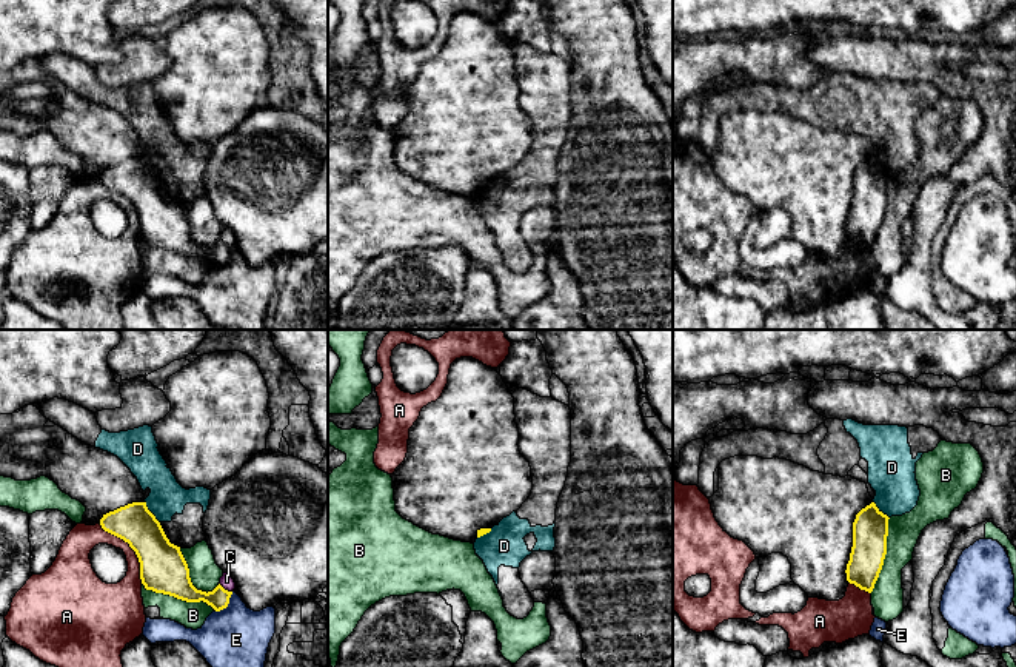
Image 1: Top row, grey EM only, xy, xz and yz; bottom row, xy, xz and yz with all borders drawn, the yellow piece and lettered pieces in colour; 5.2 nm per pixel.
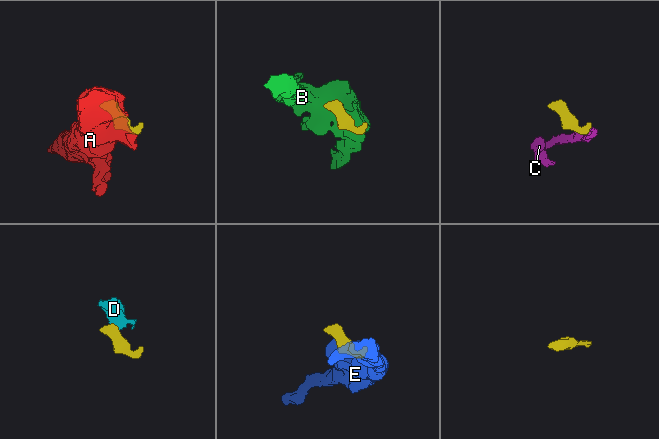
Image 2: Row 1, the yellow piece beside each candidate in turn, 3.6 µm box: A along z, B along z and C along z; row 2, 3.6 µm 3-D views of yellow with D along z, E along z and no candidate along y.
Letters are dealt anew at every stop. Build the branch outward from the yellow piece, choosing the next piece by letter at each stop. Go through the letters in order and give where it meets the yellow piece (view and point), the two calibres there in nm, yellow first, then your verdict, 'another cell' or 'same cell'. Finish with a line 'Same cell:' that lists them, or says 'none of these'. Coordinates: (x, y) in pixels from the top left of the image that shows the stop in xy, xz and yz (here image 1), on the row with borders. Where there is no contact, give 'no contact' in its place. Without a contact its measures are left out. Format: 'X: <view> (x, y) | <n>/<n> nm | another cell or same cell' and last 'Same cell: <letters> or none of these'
A: xy (131, 547) | 240/160 nm | another cell
B: xy (179, 598) | 240/140 nm | another cell
C: xy (223, 589) | 140/70 nm | same cell
D: xy (150, 512) | 200/190 nm | another cell
E: xy (228, 603) | 110/320 nm | another cell
Same cell: C

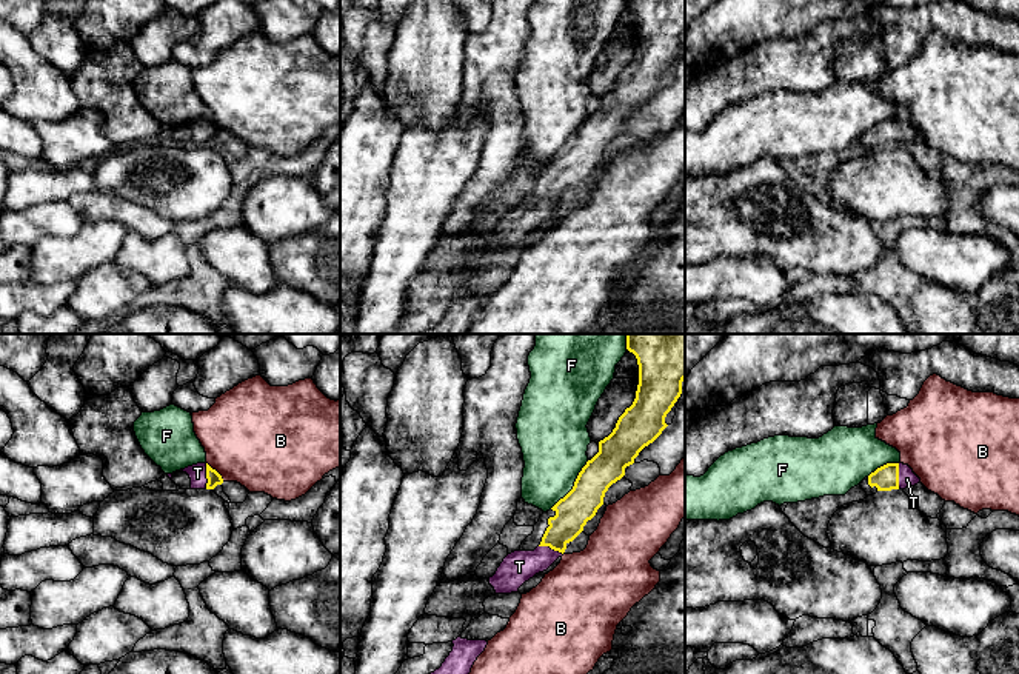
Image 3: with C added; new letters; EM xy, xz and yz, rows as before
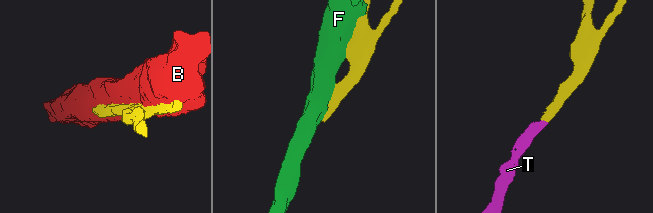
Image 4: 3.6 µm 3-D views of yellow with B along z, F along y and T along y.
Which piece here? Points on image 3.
B: xy (216, 471) | 70/480 nm | another cell
F: xz (574, 485) | 180/340 nm | another cell
T: xy (207, 476) | 70/100 nm | same cell
Same cell: T

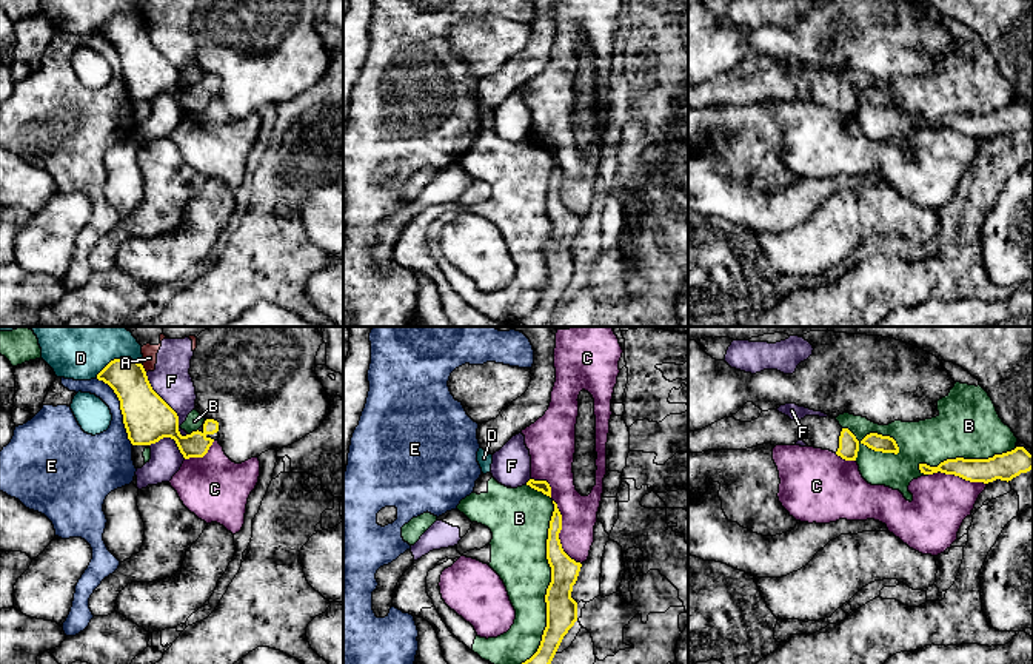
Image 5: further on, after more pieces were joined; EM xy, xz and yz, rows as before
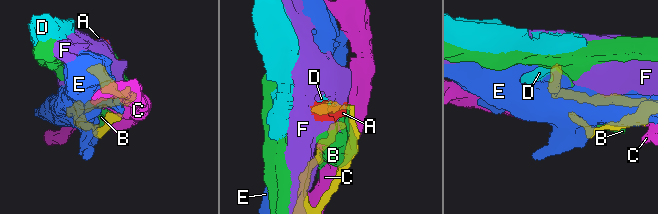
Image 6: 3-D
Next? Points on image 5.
A: xy (143, 368) | 240/80 nm | another cell
B: xz (550, 584) | 160/280 nm | another cell
C: xz (559, 532) | 140/190 nm | another cell
D: xy (117, 359) | 200/440 nm | another cell
E: xy (120, 409) | 240/240 nm | another cell
F: xy (168, 405) | 240/200 nm | another cell
Same cell: none of these

